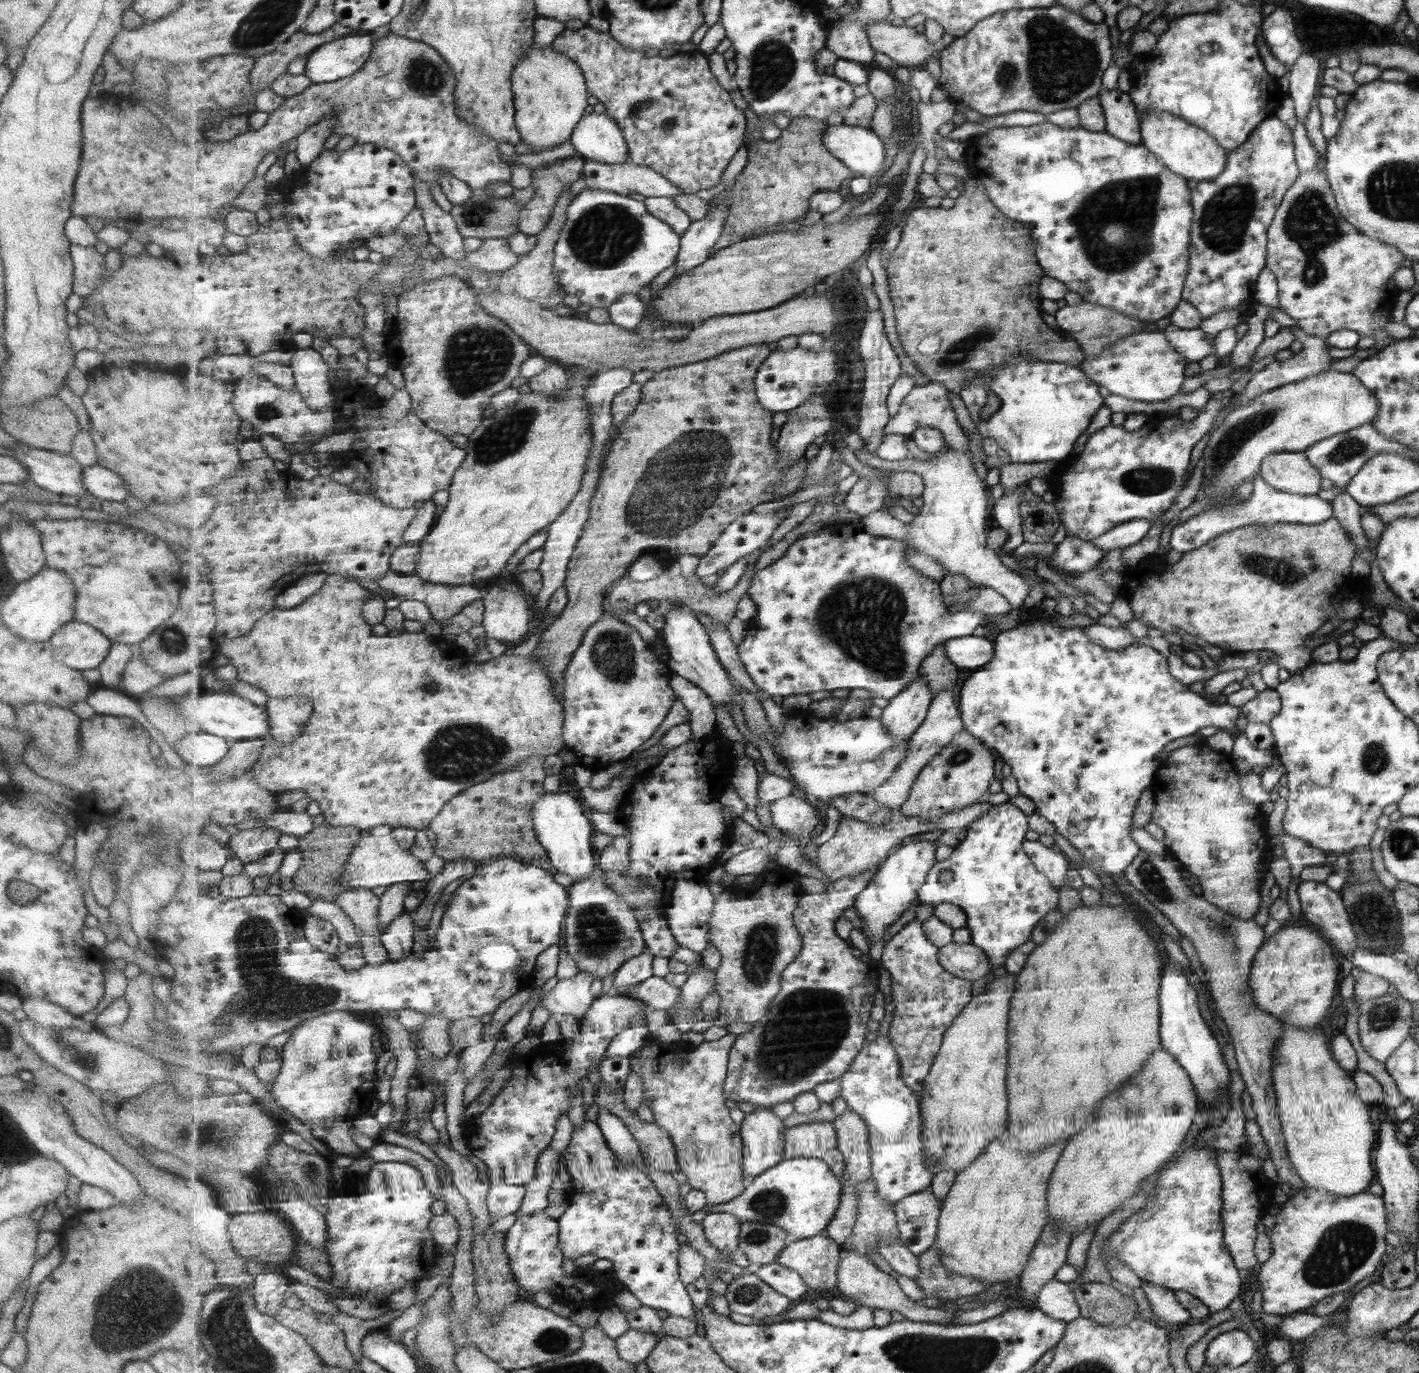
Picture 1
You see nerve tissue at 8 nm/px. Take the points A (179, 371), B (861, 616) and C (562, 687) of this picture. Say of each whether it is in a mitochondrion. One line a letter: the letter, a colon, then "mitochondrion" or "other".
A: other
B: mitochondrion
C: other

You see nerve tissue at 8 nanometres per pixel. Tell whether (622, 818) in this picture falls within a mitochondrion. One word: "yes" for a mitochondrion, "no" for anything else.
no

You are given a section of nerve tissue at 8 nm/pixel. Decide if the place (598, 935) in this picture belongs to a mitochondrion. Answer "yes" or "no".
yes

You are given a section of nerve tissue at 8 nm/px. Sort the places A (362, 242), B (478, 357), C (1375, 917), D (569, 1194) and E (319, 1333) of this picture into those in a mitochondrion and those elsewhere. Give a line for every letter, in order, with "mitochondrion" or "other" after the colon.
A: other
B: mitochondrion
C: mitochondrion
D: other
E: other

